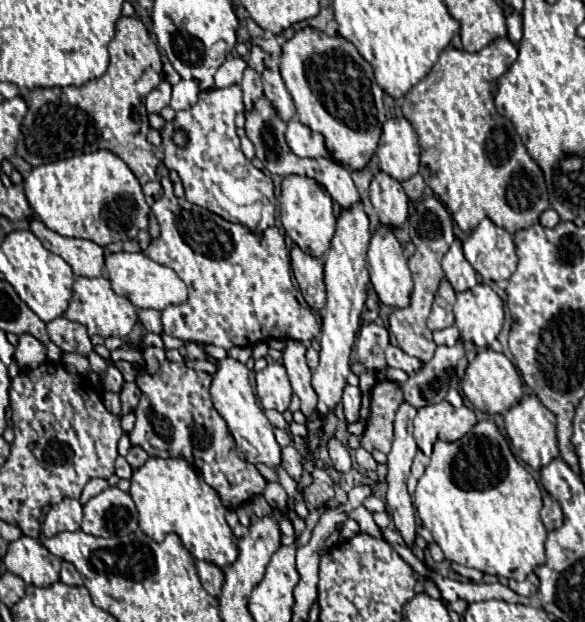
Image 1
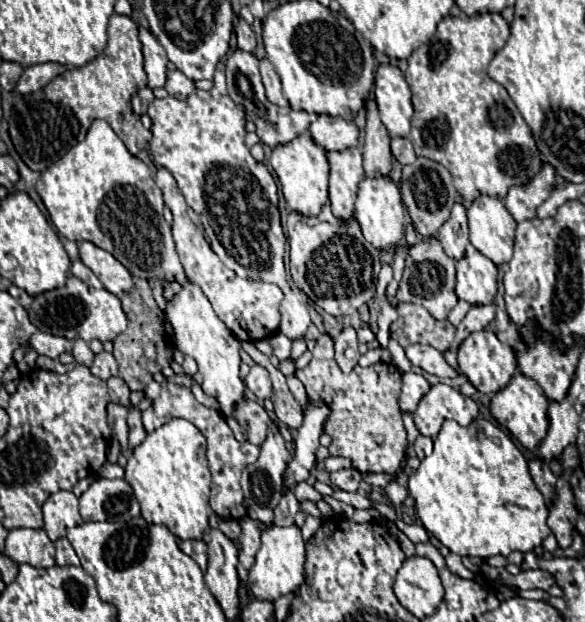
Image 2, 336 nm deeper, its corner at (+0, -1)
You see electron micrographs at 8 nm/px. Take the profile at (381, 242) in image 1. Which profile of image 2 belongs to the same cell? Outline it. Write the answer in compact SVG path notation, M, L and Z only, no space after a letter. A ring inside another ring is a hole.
M366 176L360 180L354 218L360 222L364 238L372 242L372 246L376 246L378 250L386 250L390 246L400 244L404 236L404 204L400 200L400 190L390 176Z

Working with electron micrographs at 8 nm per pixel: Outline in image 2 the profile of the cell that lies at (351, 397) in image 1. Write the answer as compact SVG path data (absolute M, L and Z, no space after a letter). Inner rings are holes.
M346 326L340 336L334 340L336 344L336 362L344 372L350 372L360 358L358 352L358 338L356 338L356 330L352 326Z

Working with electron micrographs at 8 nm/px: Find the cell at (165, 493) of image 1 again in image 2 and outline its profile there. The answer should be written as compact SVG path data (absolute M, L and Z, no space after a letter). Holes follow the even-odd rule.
M172 418L132 450L124 480L132 486L146 522L164 524L182 540L200 540L208 530L210 470L204 434L184 418Z

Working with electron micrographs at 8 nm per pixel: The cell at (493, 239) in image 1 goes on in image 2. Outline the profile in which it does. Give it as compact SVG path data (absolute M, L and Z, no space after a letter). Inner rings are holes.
M478 196L468 206L470 242L492 262L504 264L512 258L516 222L500 198Z

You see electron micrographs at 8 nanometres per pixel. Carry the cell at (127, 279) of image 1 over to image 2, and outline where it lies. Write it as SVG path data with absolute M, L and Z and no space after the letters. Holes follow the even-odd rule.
M78 242L80 260L100 278L108 292L120 296L124 290L132 290L134 280L128 270L106 250L98 248L92 242Z

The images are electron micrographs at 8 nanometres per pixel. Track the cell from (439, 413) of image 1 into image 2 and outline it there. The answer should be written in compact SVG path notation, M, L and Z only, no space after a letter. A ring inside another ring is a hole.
M436 384L426 396L422 396L414 414L414 422L420 434L436 438L444 420L456 420L460 426L468 426L478 416L478 406L458 388Z

